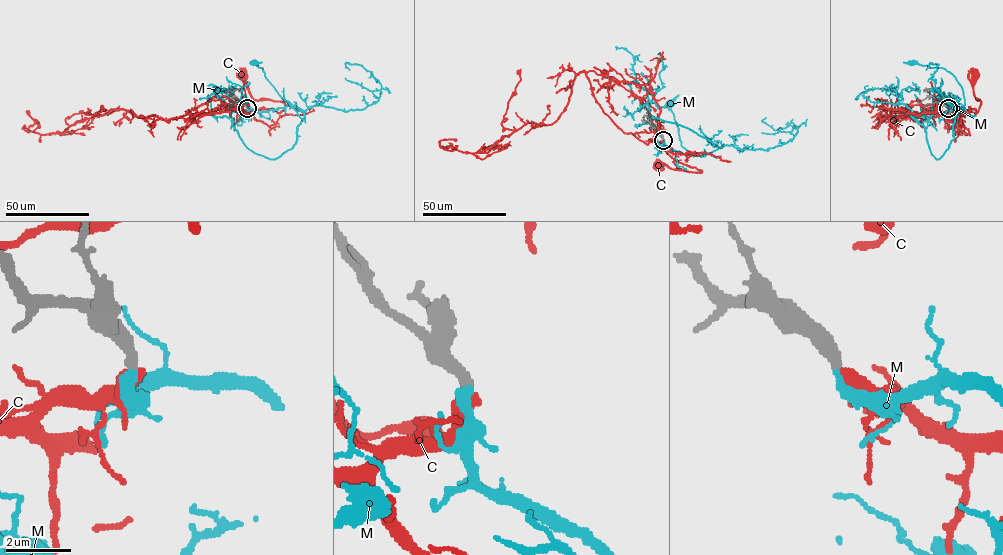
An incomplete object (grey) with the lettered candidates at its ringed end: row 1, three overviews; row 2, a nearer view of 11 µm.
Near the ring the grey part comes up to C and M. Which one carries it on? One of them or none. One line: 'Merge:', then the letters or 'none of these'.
Merge: M

